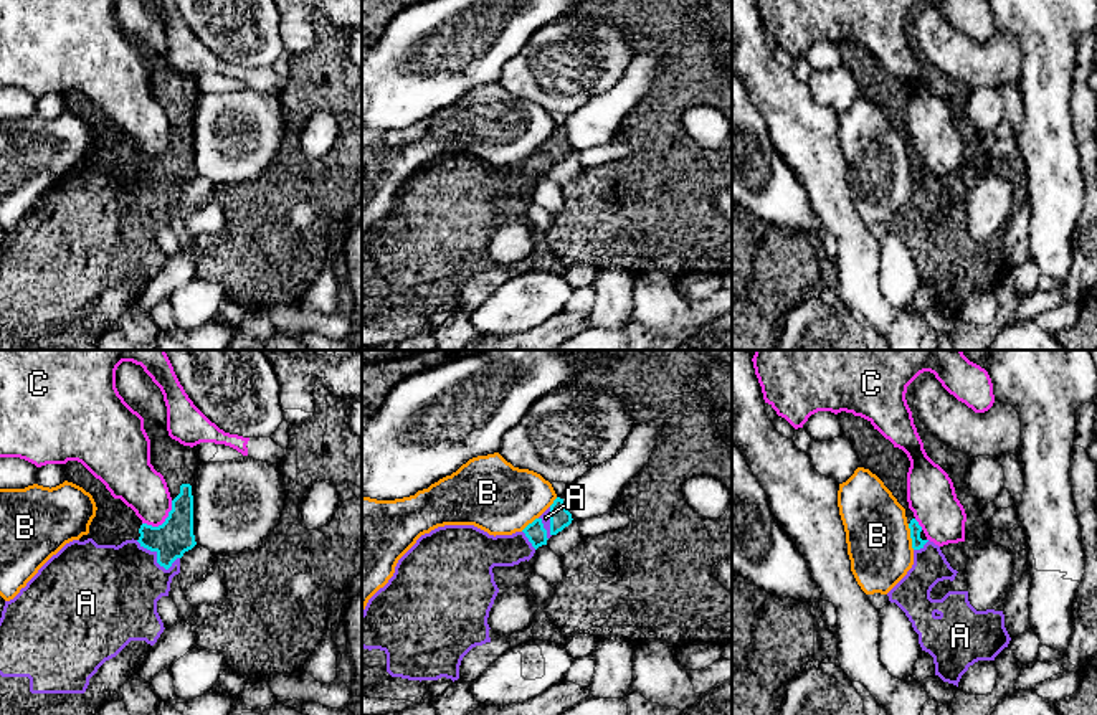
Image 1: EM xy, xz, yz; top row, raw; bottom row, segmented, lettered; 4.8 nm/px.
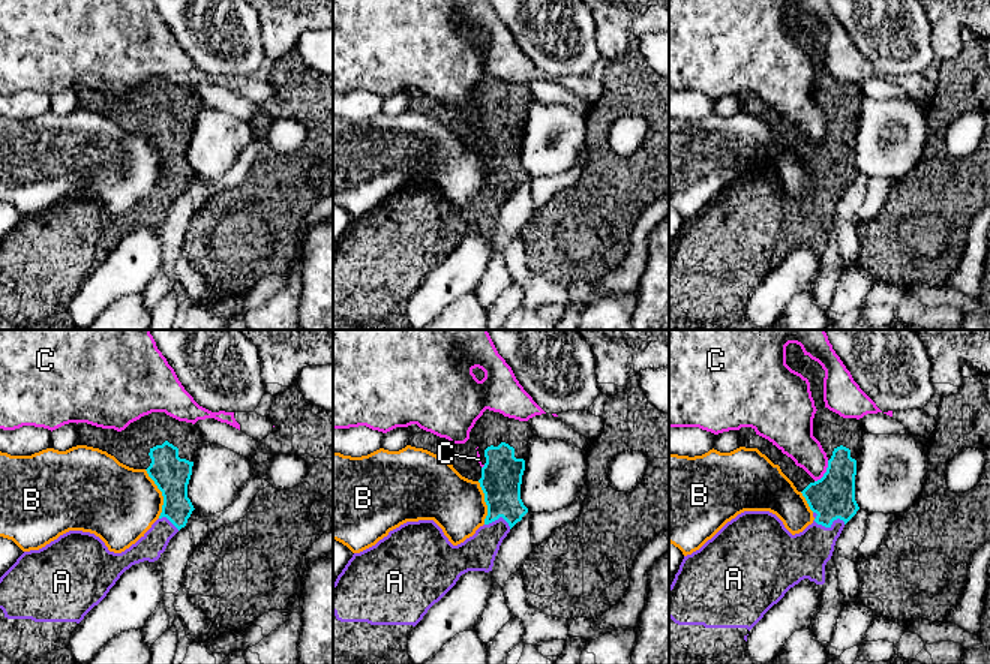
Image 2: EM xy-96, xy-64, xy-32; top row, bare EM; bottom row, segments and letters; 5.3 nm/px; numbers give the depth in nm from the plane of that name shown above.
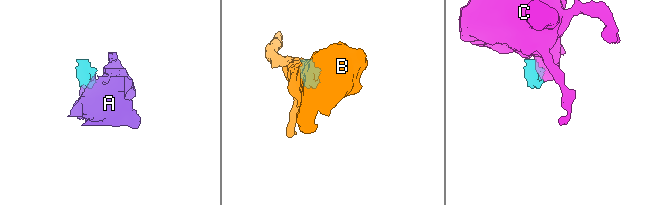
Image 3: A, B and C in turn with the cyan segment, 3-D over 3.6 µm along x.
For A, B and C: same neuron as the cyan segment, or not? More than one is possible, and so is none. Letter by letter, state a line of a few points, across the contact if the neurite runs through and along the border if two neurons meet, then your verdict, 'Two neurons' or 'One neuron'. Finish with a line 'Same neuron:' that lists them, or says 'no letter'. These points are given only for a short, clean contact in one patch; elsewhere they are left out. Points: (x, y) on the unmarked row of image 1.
A: Line: xy (174, 167), (157, 189), (116, 218). One neuron
B: Two neurons
C: Line: xy (172, 131), (172, 139), (161, 154), (142, 154). Two neurons
Same neuron: A

